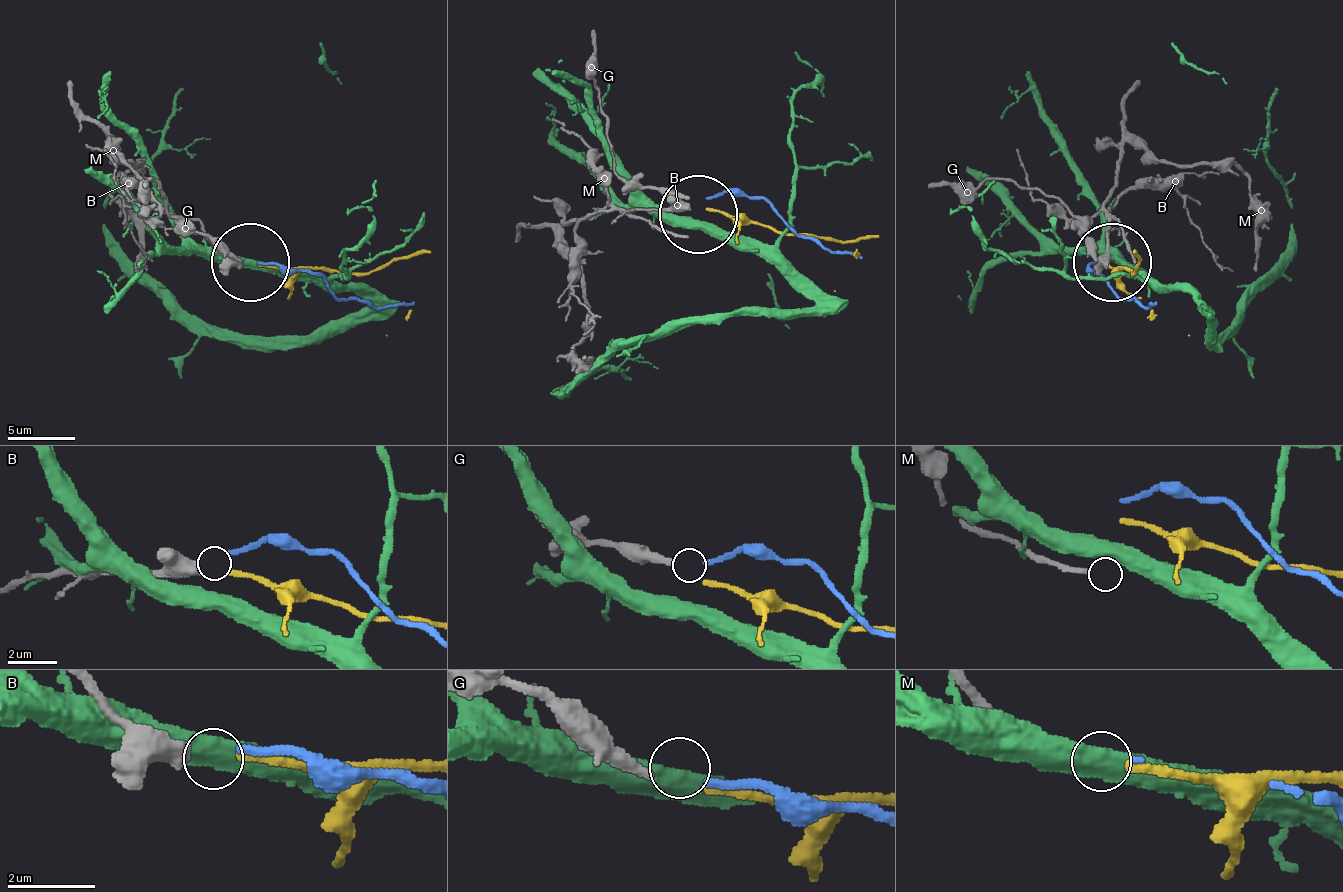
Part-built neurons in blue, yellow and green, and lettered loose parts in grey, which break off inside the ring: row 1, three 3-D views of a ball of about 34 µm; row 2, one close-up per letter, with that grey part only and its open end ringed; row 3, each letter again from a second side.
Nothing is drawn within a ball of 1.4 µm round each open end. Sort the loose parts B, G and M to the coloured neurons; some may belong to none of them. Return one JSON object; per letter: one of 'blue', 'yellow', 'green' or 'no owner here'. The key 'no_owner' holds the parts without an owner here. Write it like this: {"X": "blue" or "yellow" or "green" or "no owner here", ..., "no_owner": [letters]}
{"B": "yellow", "G": "blue", "M": "no owner here", "no_owner": ["M"]}

